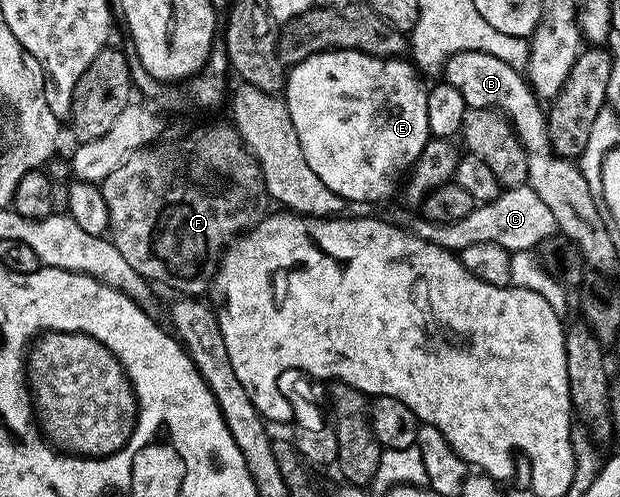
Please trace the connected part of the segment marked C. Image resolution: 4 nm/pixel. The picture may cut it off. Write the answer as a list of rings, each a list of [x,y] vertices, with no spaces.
[[[527,184],[505,189],[492,202],[479,203],[468,216],[462,216],[462,220],[454,220],[454,224],[438,224],[413,216],[406,222],[406,226],[411,233],[420,237],[421,242],[433,242],[442,249],[453,252],[466,248],[466,244],[483,242],[493,242],[509,252],[535,251],[542,240],[557,233],[554,212],[546,208],[546,204],[538,197],[538,192],[534,192]]]

